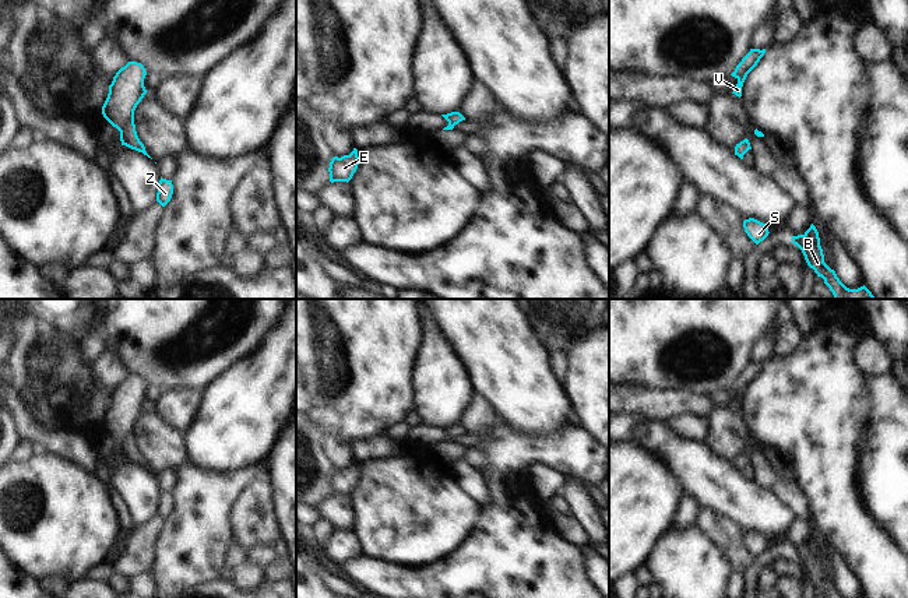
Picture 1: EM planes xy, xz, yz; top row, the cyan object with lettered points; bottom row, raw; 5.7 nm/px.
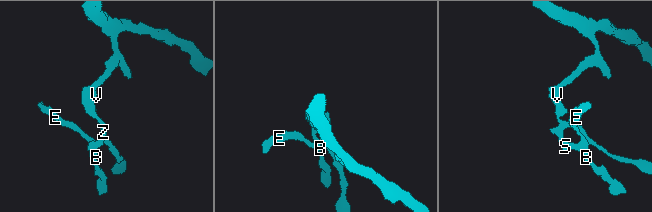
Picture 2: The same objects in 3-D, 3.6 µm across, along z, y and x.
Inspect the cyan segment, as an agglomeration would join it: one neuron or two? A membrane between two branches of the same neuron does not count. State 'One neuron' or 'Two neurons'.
One neuron

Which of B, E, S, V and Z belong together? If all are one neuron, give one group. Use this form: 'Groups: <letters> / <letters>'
Groups: B E S V Z

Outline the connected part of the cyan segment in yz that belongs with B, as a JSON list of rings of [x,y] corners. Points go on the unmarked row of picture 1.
[[[813,537],[803,548],[792,549],[792,556],[802,563],[807,578],[824,592],[826,598],[844,598],[835,584],[824,576],[819,545]]]

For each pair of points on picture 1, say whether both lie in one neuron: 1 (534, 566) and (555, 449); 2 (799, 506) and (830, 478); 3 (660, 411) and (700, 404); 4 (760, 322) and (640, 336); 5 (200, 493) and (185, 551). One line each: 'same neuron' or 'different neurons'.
1: same neuron
2: different neurons
3: same neuron
4: same neuron
5: same neuron

